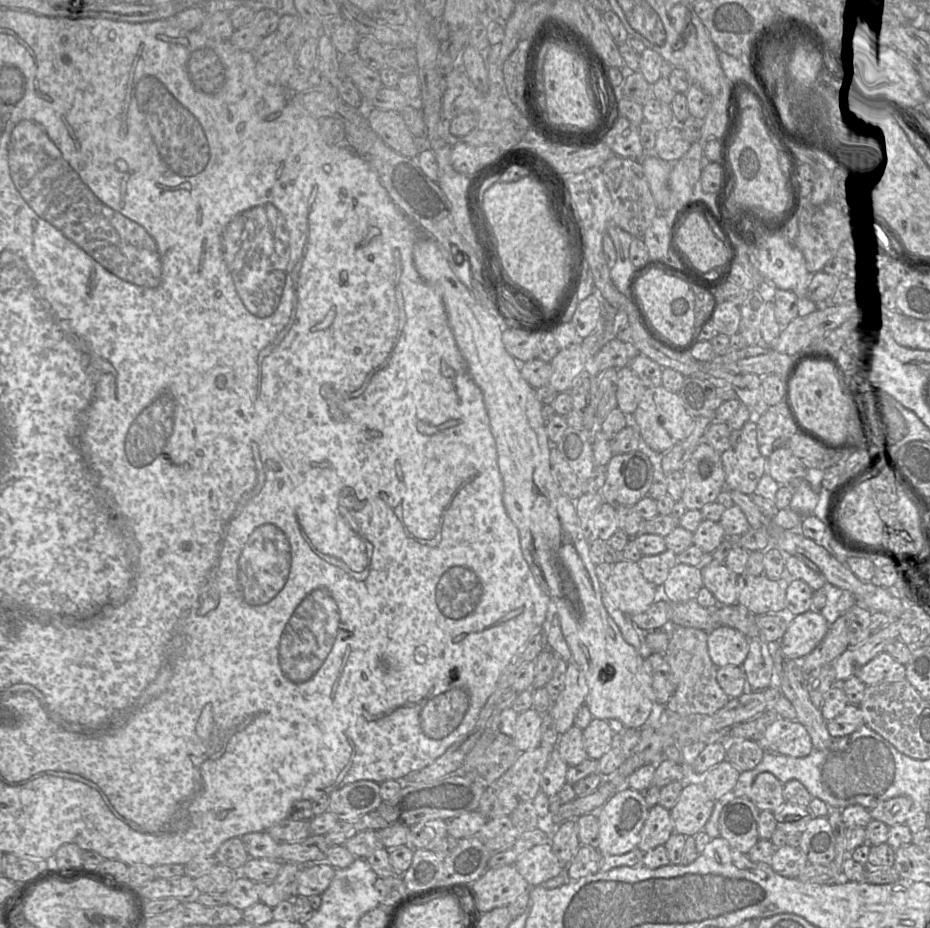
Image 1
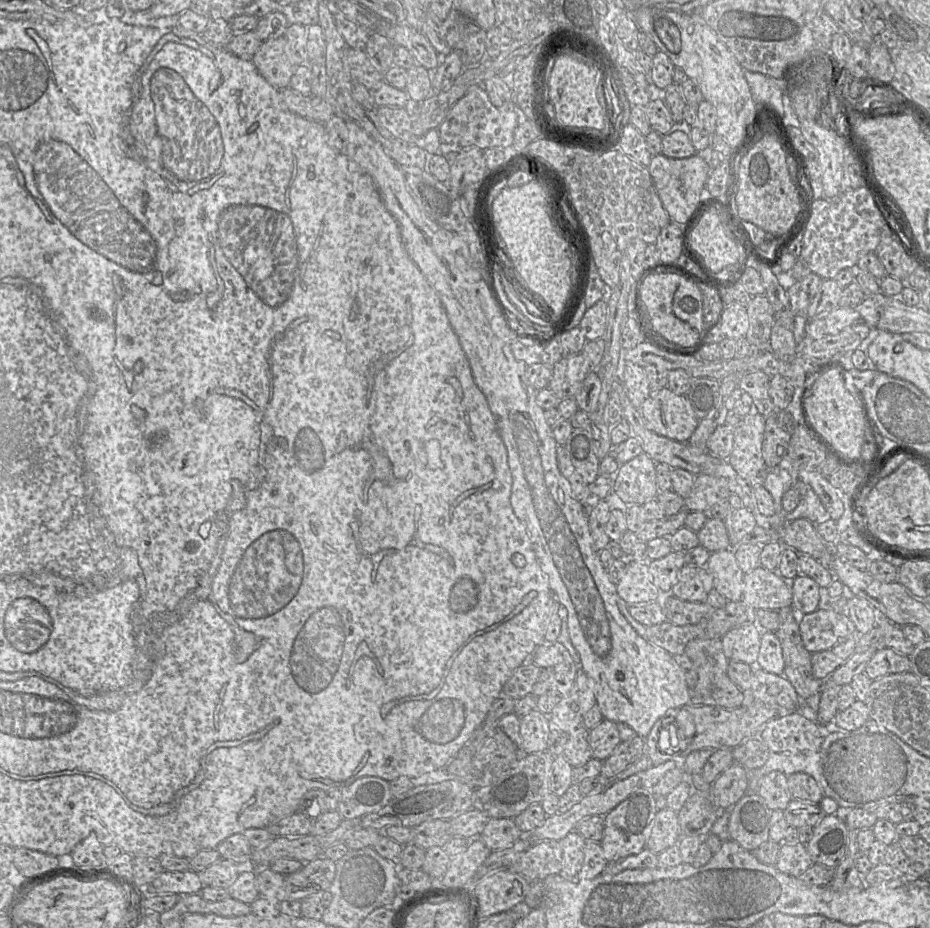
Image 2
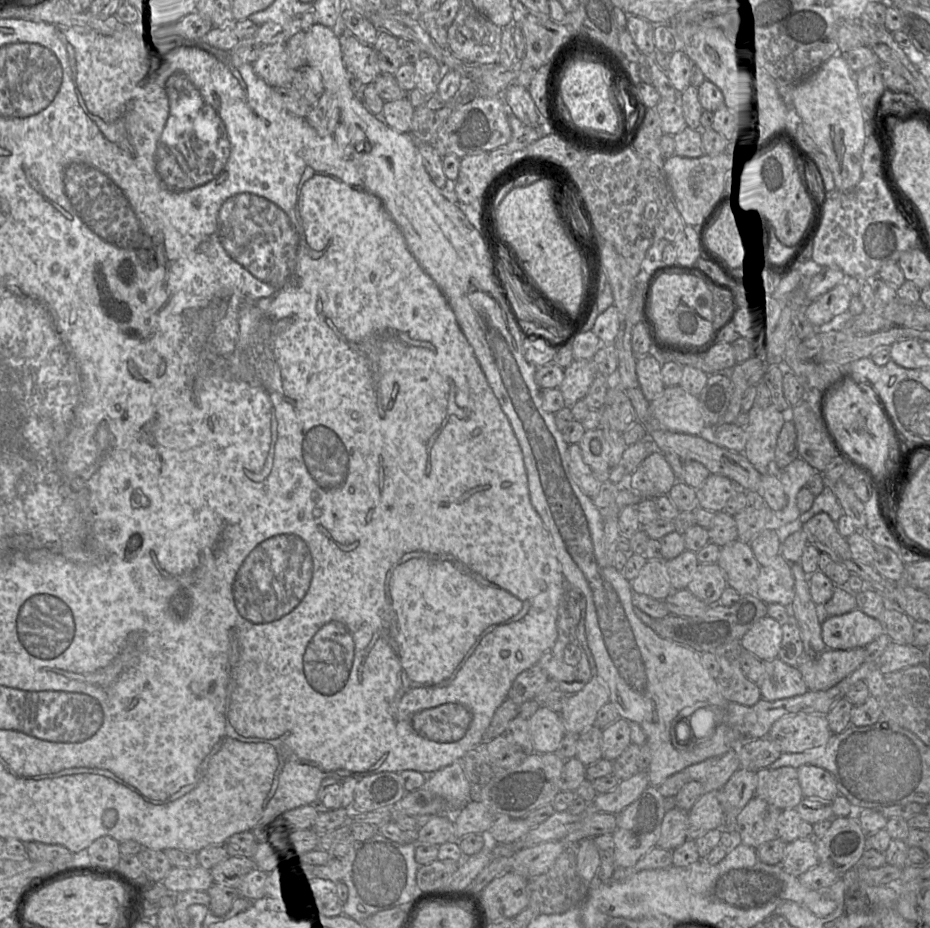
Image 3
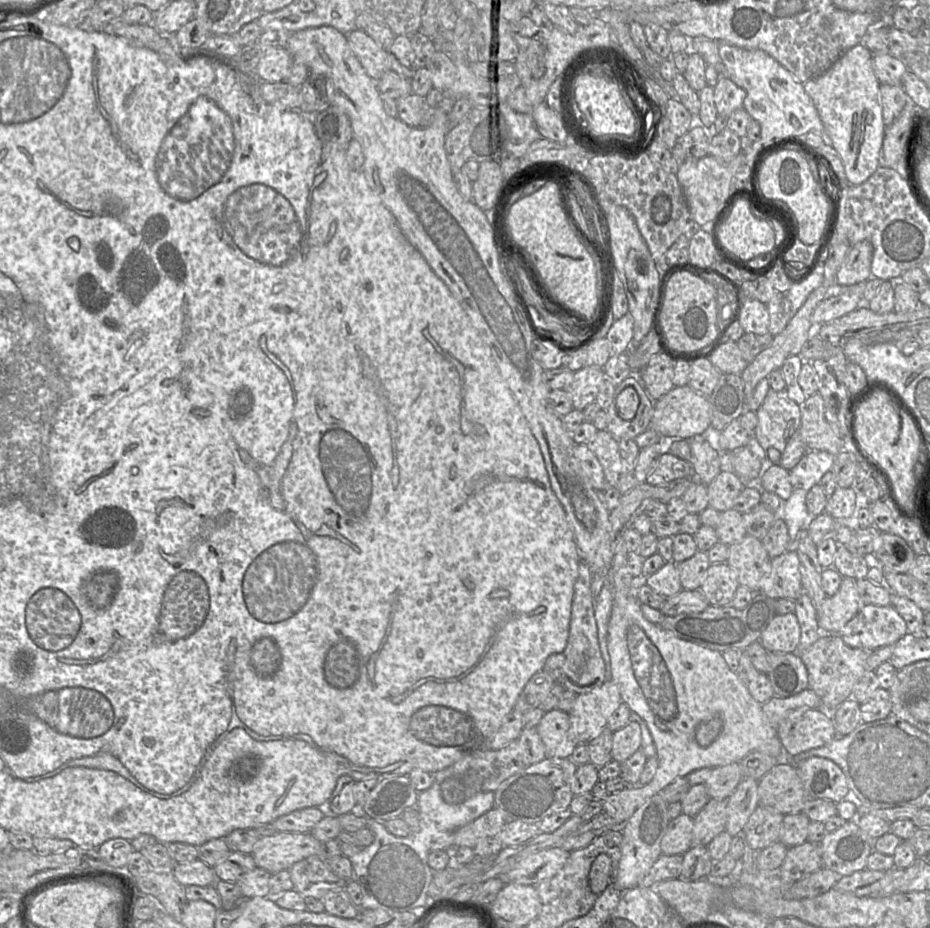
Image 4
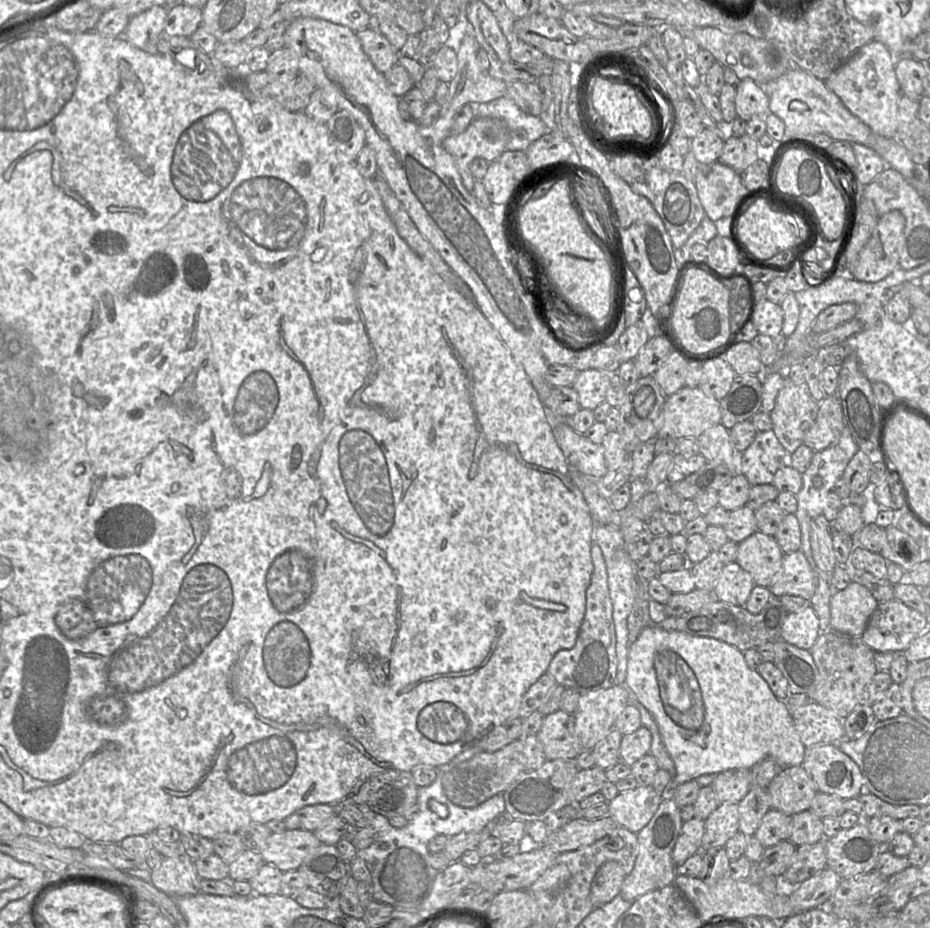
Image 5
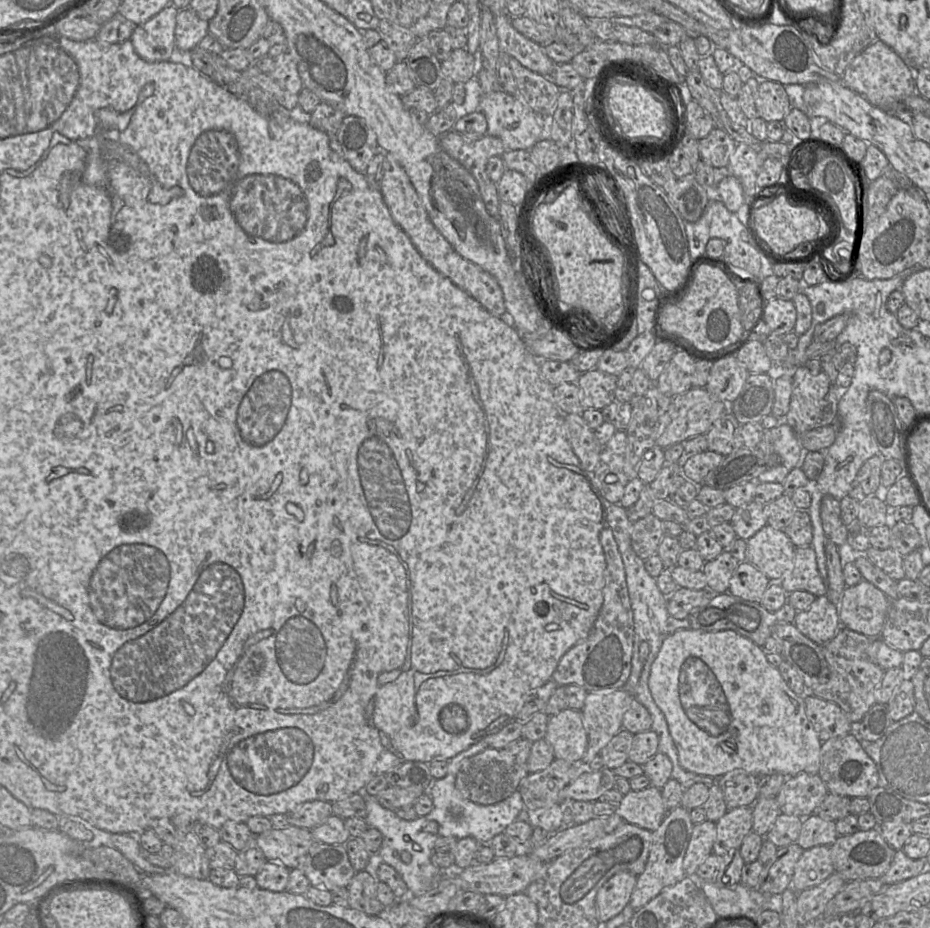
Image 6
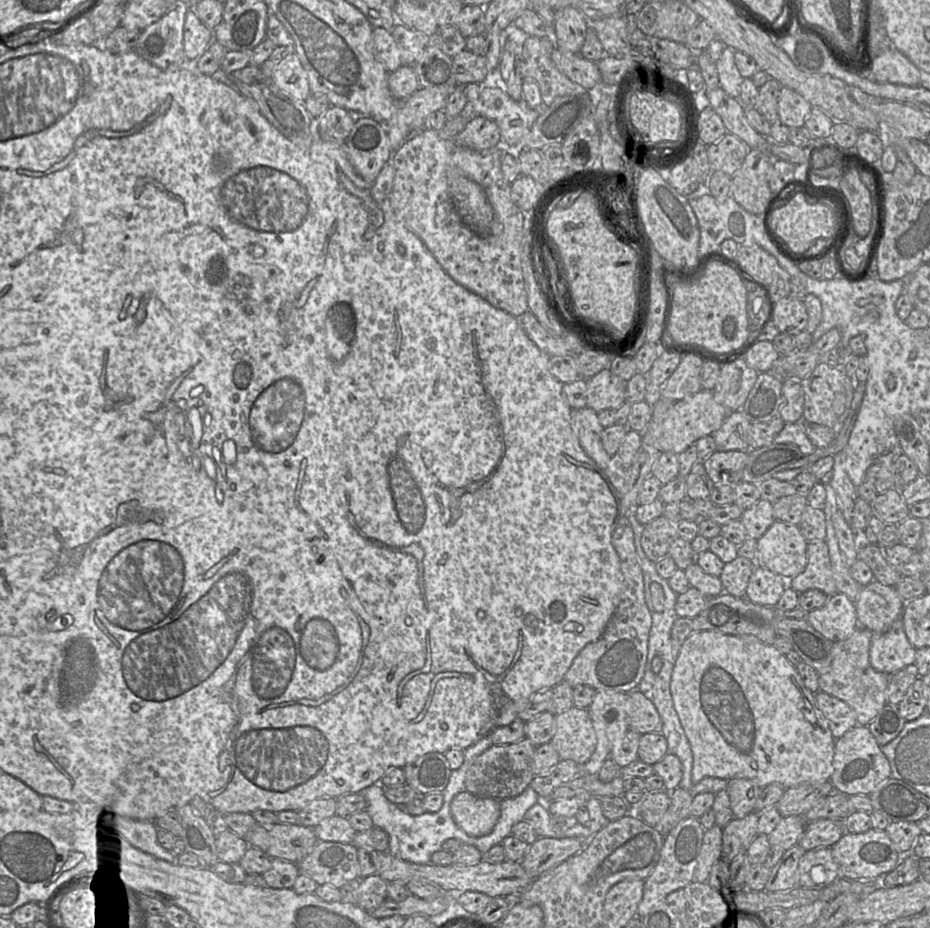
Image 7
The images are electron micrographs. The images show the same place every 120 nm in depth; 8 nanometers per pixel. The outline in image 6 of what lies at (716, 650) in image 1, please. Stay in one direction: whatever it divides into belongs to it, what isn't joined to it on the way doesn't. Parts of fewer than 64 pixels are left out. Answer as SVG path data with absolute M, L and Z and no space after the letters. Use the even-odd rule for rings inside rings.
M826 596L816 597L808 609L797 613L793 623L813 642L826 646L841 628L839 605Z

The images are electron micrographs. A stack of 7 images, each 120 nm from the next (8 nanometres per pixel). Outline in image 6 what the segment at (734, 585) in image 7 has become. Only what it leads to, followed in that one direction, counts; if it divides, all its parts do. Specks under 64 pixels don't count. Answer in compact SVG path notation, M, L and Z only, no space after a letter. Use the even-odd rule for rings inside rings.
M723 551L717 558L705 562L702 572L705 575L707 590L711 593L727 593L730 579L740 562Z

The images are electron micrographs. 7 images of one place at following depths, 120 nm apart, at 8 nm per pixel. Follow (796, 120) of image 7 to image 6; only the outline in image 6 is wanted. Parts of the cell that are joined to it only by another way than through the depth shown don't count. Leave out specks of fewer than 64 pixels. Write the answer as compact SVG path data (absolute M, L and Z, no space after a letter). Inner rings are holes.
M757 75L755 79L760 83L758 96L756 94L757 108L760 111L758 118L766 121L782 121L793 108L785 86Z

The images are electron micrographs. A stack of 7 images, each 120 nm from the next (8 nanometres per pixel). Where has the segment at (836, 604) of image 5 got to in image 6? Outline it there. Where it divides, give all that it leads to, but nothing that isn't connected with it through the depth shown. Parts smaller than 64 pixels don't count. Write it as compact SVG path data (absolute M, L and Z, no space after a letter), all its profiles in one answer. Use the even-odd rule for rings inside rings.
M866 580L846 587L839 604L841 628L871 638L880 637L891 601L884 592Z

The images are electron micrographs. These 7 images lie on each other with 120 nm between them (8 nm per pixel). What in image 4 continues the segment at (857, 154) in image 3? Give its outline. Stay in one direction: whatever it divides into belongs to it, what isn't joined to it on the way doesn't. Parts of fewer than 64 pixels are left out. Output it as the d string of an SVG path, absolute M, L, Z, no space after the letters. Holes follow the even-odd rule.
M859 43L845 51L822 75L804 84L823 124L823 134L838 152L846 179L853 185L863 183L877 170L884 139L881 83L873 70L873 56Z

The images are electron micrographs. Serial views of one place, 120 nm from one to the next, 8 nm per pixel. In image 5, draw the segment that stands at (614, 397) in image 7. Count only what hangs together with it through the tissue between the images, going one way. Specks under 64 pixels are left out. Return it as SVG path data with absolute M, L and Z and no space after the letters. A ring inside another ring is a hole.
M589 368L578 372L572 387L578 394L582 409L594 410L605 402L610 386L610 374Z

